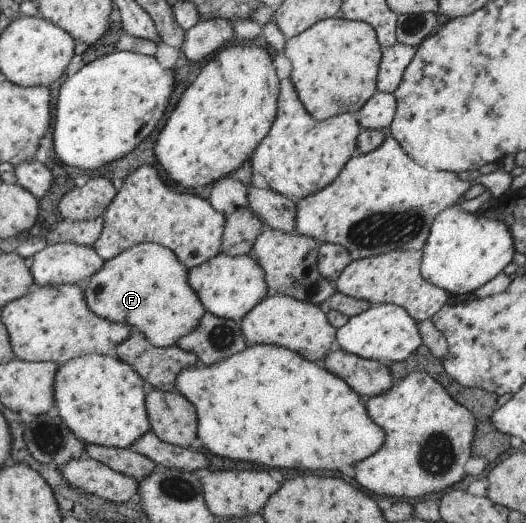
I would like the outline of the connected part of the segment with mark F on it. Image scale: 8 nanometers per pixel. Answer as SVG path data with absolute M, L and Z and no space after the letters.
M139 242L123 250L121 254L113 256L111 260L103 260L101 268L97 268L97 272L93 272L93 276L89 276L81 287L85 306L90 312L109 322L125 324L136 329L152 346L175 345L181 336L189 334L199 324L199 320L206 312L187 284L185 266L178 262L173 252L156 243Z

